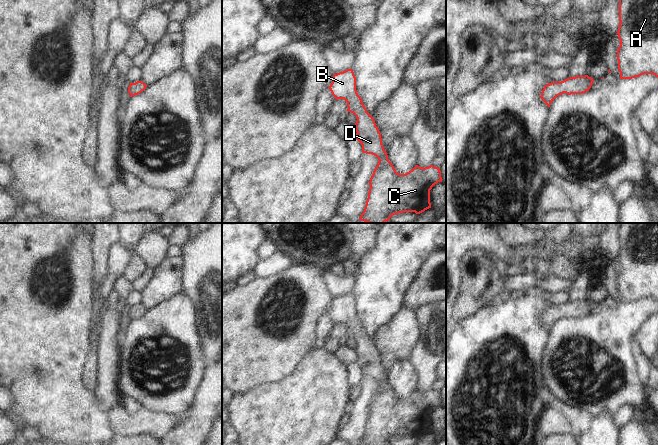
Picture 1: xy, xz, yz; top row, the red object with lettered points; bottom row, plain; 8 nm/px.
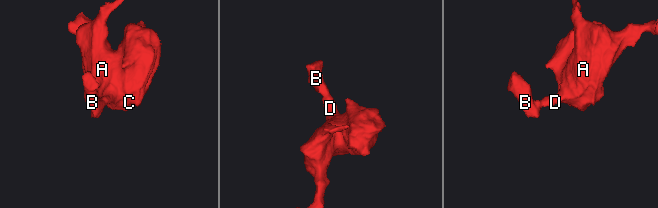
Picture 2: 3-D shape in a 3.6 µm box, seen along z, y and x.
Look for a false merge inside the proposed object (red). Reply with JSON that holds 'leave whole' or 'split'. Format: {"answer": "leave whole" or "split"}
{"answer": "leave whole"}

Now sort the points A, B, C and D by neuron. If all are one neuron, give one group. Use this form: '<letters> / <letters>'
A B C D

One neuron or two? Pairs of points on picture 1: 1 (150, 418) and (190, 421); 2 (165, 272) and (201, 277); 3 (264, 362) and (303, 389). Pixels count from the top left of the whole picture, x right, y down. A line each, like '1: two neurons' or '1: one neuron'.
1: two neurons
2: two neurons
3: two neurons

